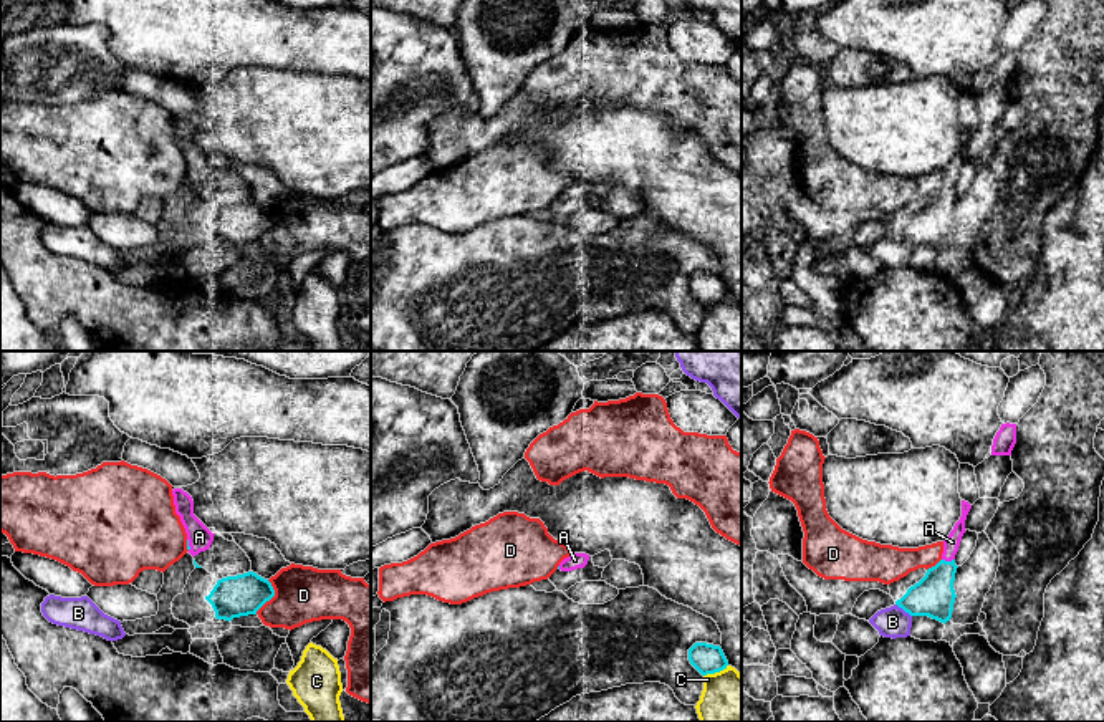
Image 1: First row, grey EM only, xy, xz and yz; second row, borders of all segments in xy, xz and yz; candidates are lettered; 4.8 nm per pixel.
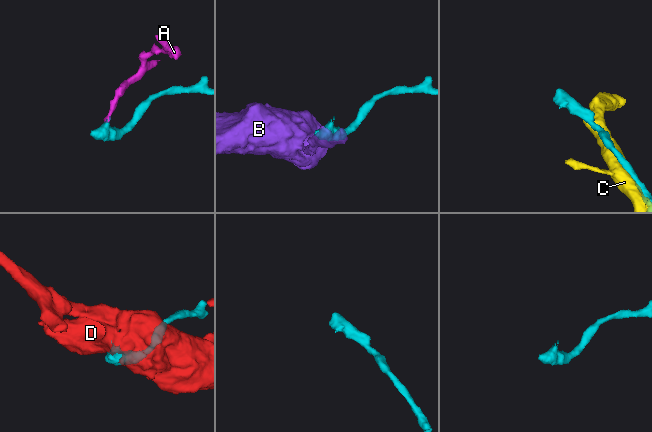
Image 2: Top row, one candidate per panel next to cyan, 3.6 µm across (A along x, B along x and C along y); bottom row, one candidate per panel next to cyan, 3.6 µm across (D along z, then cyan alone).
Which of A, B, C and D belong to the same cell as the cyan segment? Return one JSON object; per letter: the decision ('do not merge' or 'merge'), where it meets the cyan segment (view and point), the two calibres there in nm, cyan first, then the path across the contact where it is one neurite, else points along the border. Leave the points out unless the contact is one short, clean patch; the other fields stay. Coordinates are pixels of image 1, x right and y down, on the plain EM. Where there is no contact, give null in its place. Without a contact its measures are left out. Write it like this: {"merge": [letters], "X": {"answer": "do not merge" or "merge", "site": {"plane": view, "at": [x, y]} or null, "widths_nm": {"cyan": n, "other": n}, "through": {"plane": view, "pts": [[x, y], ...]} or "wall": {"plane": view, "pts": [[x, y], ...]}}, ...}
{"merge": ["A"], "A": {"answer": "merge", "site": {"plane": "yz", "at": [949, 191]}, "widths_nm": {"cyan": 200, "other": 80}}, "B": {"answer": "do not merge", "site": {"plane": "yz", "at": [904, 239]}, "widths_nm": {"cyan": 200, "other": 150}}, "C": {"answer": "do not merge", "site": {"plane": "xz", "at": [715, 300]}, "widths_nm": {"cyan": 140, "other": 400}}, "D": {"answer": "do not merge", "site": {"plane": "xy", "at": [272, 226]}, "widths_nm": {"cyan": 200, "other": 280}}}

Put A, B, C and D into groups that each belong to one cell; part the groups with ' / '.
A / B / C / D

